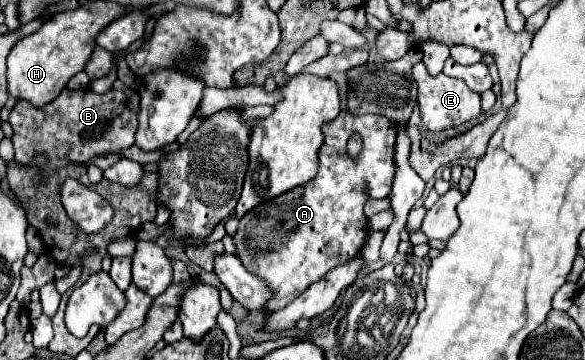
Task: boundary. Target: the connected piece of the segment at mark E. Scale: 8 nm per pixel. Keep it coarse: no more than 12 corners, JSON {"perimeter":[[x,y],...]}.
{"perimeter":[[423,62],[417,82],[423,126],[453,128],[481,114],[479,94]]}

